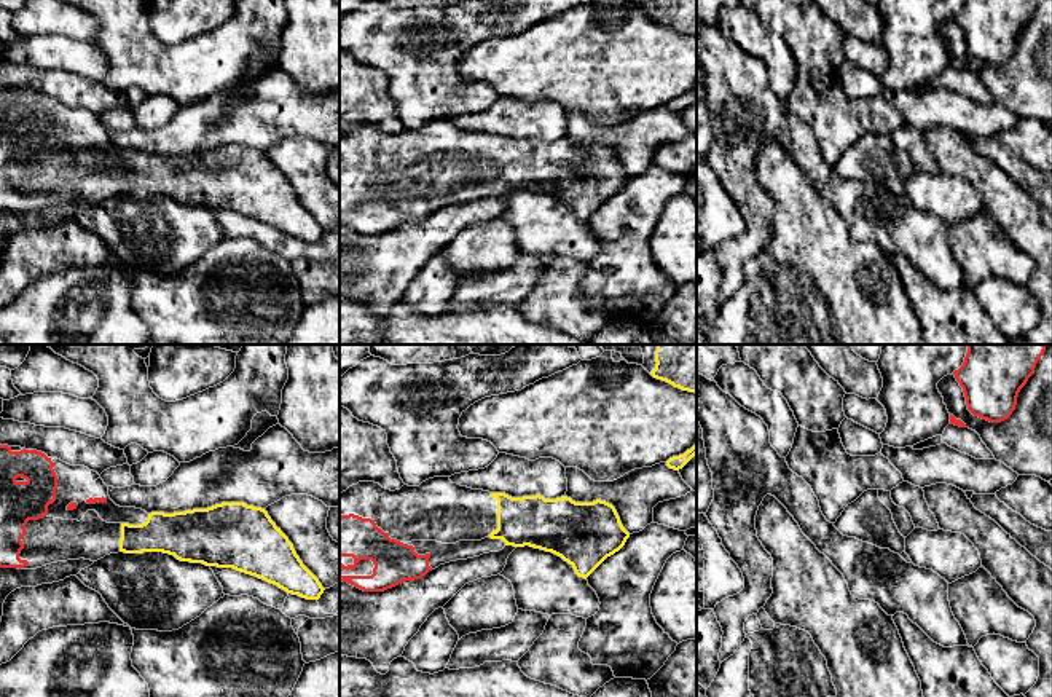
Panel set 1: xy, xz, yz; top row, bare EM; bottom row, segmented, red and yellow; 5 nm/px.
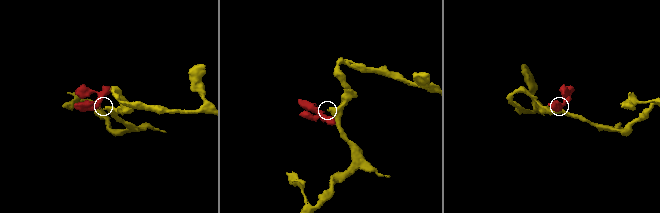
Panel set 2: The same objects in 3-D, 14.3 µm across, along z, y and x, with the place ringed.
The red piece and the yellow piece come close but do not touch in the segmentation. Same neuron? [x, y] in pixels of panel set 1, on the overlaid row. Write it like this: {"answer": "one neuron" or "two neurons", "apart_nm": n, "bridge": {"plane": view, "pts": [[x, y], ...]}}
{"answer": "one neuron", "apart_nm": 140, "bridge": {"plane": "xy", "pts": [[105, 501], [121, 523]]}}

